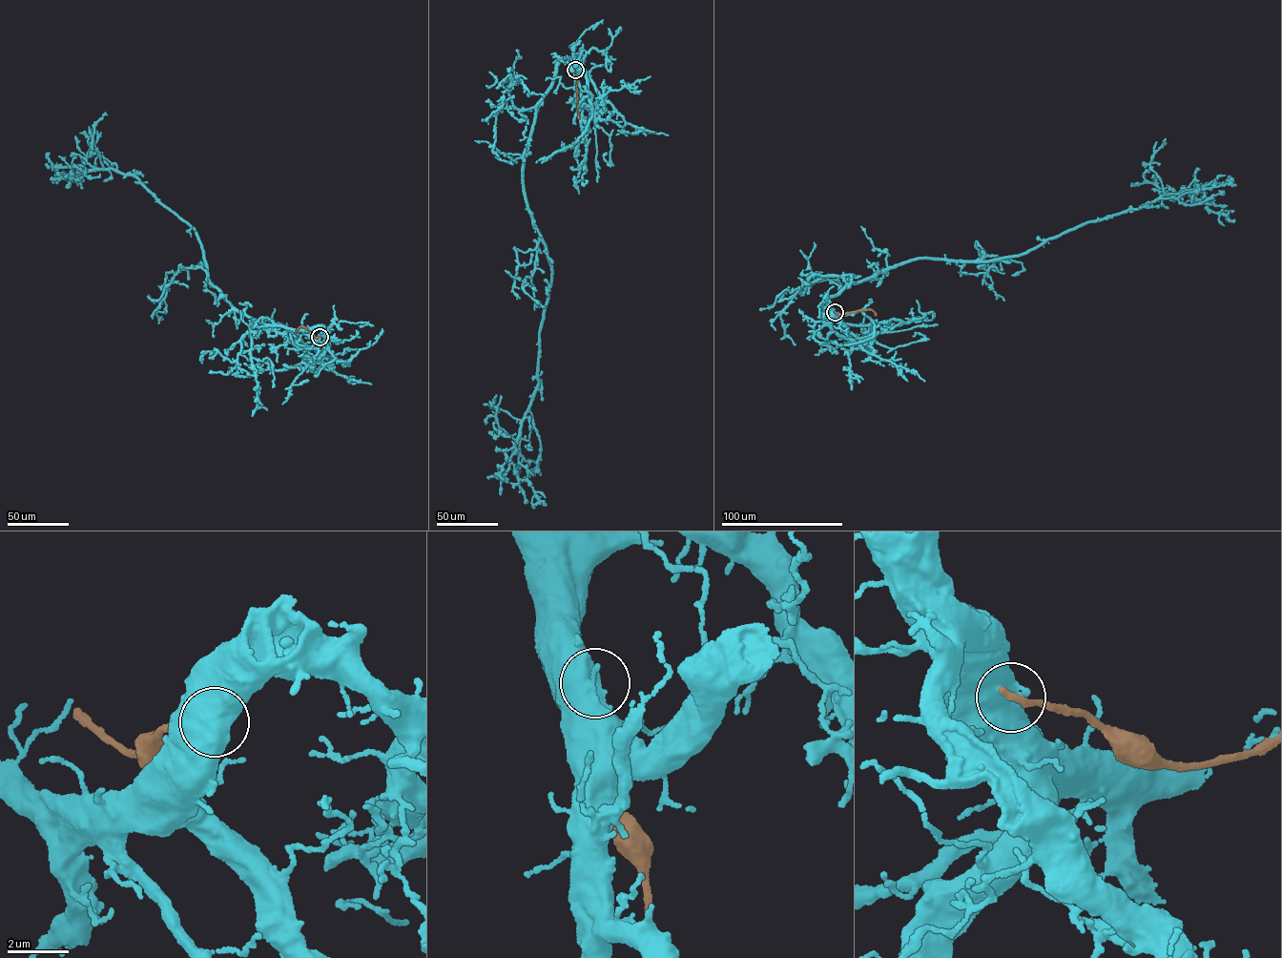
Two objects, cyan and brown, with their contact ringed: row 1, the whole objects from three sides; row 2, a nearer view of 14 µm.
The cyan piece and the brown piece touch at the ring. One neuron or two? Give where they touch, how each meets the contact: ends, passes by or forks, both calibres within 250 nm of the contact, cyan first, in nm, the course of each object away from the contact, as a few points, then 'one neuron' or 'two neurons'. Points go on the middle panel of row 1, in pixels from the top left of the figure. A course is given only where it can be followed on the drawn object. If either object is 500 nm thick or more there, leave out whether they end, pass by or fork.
place (575, 70); cyan ends; brown ends; calibres 120 and 240 nm; course cyan (575, 70), (569, 59), (558, 61), (523, 174), (552, 274), (538, 388), (510, 460), (540, 504); course brown (575, 70), (579, 118); two neurons

